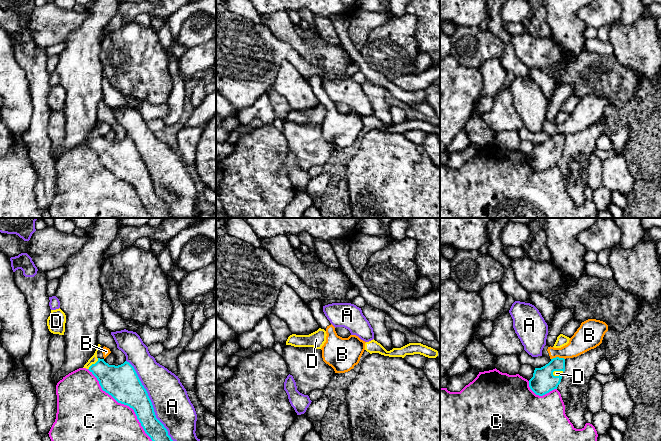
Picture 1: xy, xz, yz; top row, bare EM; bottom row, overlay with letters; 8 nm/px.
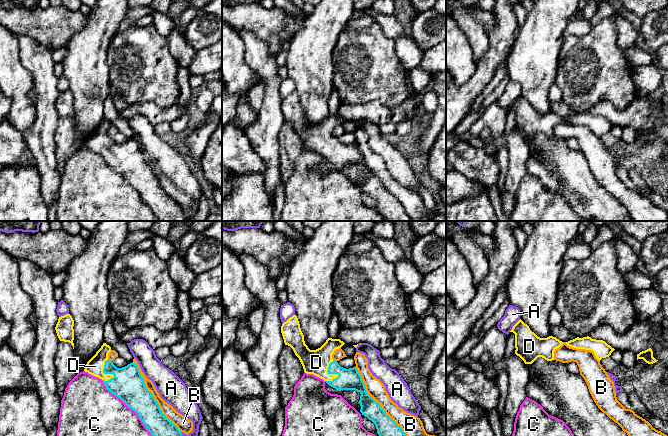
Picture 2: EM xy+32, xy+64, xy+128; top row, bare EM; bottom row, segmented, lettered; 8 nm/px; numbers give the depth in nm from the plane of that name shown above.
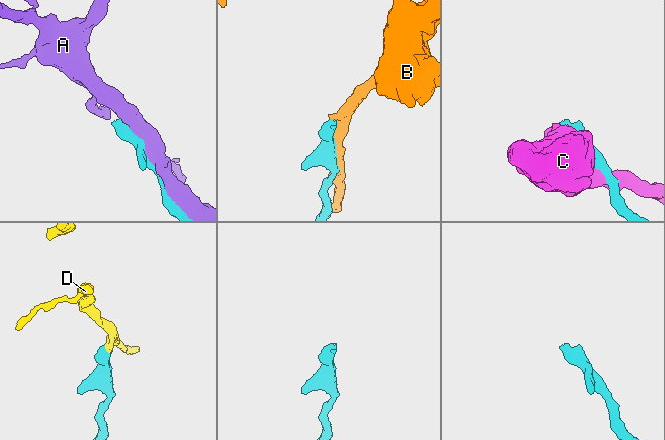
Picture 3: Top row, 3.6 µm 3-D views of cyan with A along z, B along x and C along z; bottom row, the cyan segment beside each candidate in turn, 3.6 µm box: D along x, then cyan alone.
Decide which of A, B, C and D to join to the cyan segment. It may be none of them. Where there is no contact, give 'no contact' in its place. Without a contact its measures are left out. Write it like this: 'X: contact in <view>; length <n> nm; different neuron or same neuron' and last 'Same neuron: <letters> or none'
A: contact in xy; length 750 nm; different neuron
B: contact in yz; length 110 nm; different neuron
C: contact in xy; length 800 nm; different neuron
D: contact in xy; length 130 nm; same neuron
Same neuron: D

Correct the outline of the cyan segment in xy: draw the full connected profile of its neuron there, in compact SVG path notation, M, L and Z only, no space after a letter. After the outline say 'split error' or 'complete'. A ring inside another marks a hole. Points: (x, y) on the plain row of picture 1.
M98 120L94 131L83 144L88 145L97 154L103 167L111 171L118 179L127 181L134 186L145 209L153 218L175 218L168 211L168 207L164 201L156 194L152 178L134 143L127 137L118 142L109 141L104 135L97 133L97 127L100 122Z | split error

